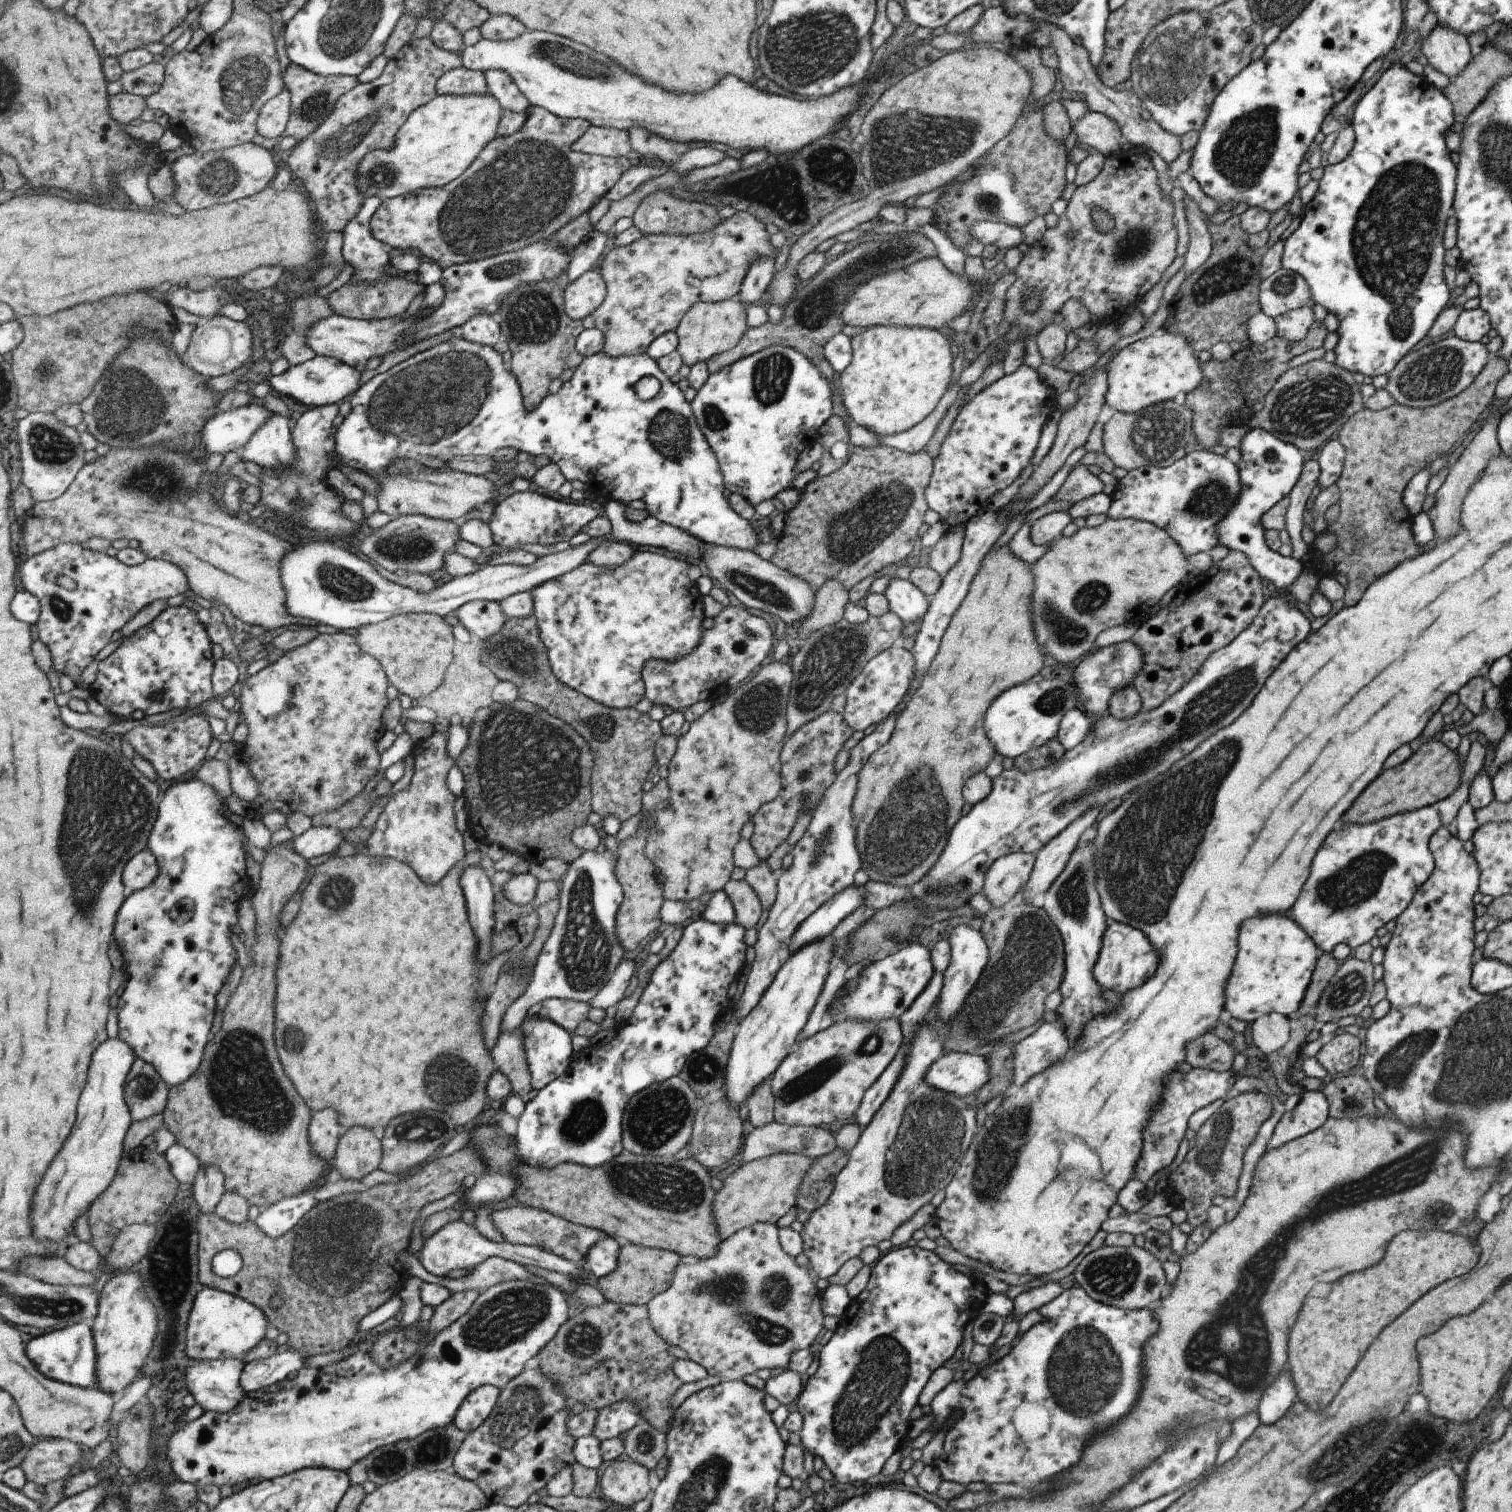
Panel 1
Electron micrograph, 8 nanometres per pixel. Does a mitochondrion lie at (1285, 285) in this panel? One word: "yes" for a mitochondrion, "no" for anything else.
yes

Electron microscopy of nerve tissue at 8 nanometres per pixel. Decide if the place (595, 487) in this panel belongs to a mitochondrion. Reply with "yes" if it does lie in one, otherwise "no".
no

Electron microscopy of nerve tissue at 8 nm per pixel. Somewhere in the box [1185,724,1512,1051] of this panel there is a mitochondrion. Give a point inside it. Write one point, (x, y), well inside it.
(1349, 887)

